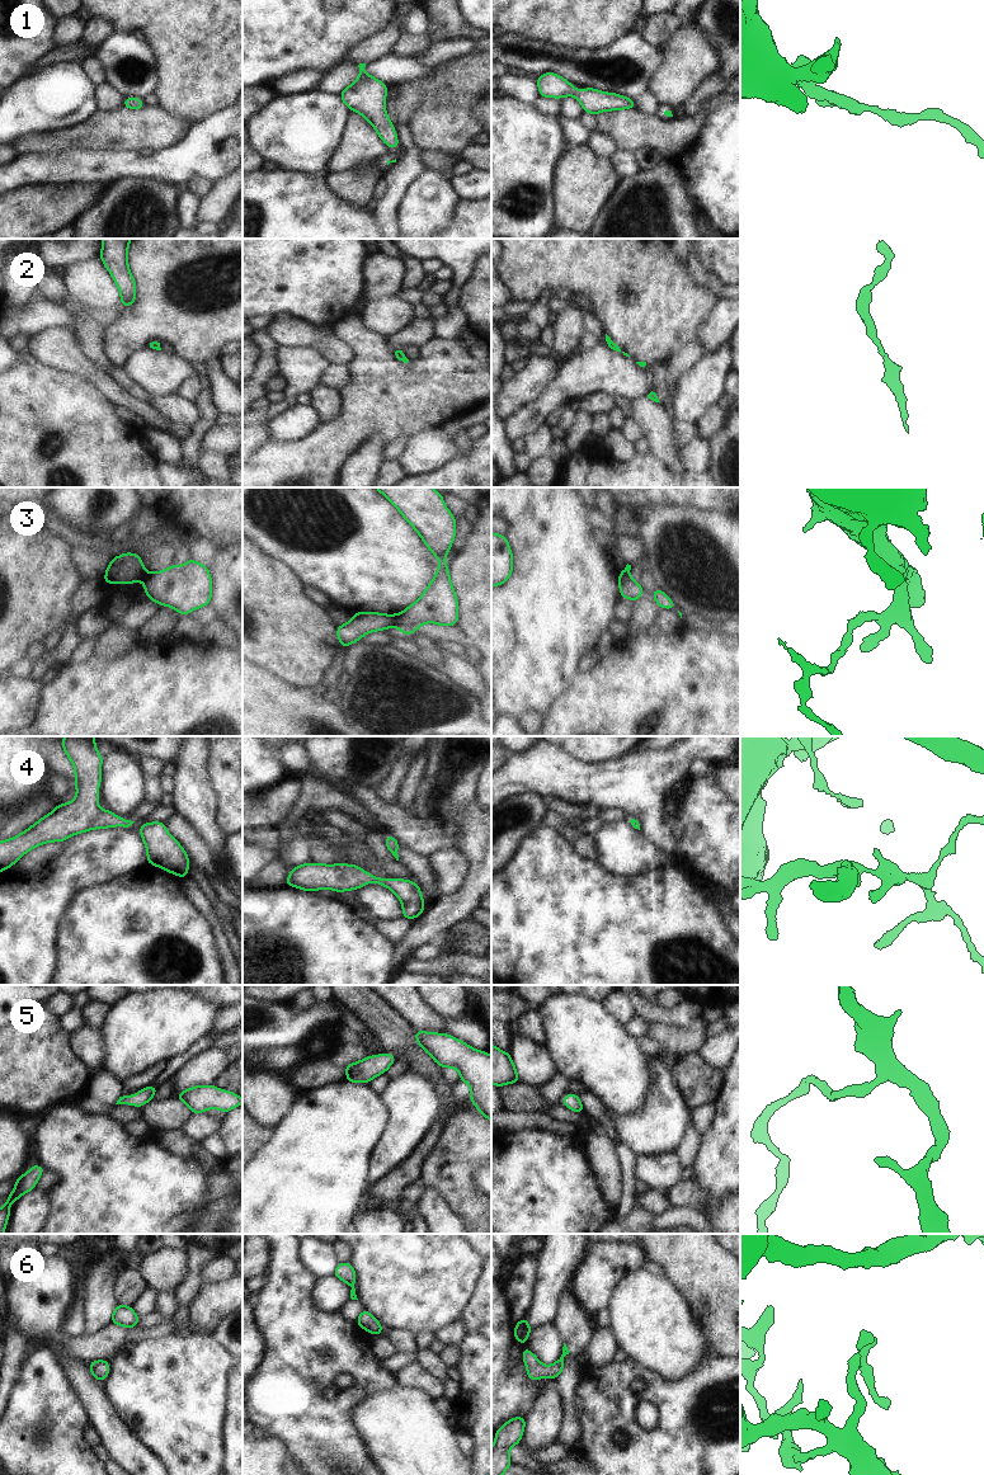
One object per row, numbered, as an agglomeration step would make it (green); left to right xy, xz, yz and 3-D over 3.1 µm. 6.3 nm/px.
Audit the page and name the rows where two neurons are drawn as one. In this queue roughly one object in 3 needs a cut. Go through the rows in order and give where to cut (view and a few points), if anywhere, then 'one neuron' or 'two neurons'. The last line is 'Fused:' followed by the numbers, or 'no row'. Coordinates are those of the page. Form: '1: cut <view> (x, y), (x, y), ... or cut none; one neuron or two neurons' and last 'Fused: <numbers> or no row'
1: cut none; one neuron
2: cut none; one neuron
3: cut xz (392, 616), (394, 623); two neurons
4: cut none; one neuron
5: cut none; one neuron
6: cut none; one neuron
Fused: 3

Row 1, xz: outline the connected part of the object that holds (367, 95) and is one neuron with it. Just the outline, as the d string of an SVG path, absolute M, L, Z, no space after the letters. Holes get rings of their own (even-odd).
M359 63L358 67L359 77L339 96L350 110L362 114L375 127L390 149L400 147L394 124L385 109L387 84L369 76L364 70L366 63Z

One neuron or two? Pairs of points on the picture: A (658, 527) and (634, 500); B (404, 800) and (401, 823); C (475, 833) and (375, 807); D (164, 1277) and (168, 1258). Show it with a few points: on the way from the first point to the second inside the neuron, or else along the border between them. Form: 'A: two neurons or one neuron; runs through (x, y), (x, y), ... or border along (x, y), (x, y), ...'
A: two neurons; border along (672, 507), (641, 507), (634, 512)
B: two neurons; border along (394, 804), (413, 816)
C: two neurons; border along (450, 828), (456, 834), (455, 848)
D: one neuron; runs through (164, 1272), (168, 1263)

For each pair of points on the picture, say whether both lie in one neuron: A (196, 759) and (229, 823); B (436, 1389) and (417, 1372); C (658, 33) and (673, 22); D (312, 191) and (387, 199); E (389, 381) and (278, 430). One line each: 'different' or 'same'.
A: different
B: same
C: same
D: different
E: different

